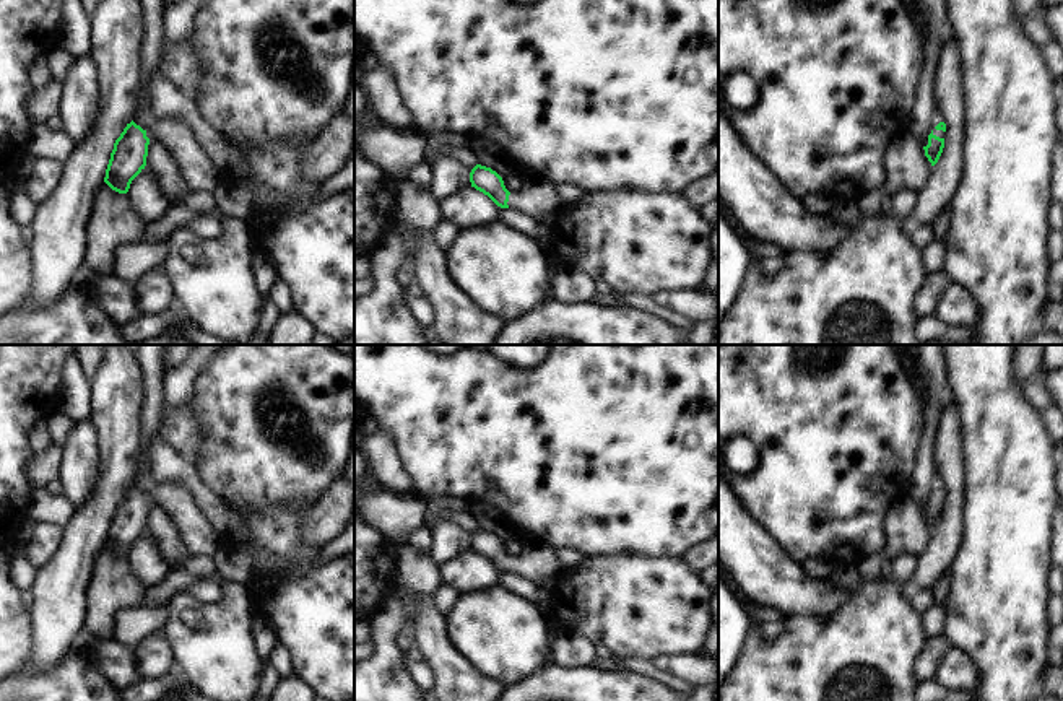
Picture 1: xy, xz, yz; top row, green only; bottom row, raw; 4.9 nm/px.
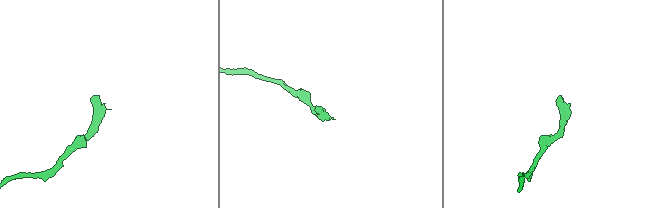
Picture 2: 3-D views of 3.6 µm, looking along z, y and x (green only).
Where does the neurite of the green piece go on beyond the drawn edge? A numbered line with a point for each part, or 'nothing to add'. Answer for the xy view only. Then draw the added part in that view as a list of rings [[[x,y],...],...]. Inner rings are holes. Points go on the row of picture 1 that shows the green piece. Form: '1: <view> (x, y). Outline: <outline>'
1: xy (197, 173). Outline: [[[176,117],[156,120],[146,130],[146,137],[158,142],[169,153],[189,190],[210,192],[218,185],[221,174],[198,148],[182,120]]]

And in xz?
1: xz (535, 199). Outline: [[[523,182],[520,190],[509,195],[507,205],[540,221],[546,213],[554,213],[559,202],[554,185],[546,182]]]

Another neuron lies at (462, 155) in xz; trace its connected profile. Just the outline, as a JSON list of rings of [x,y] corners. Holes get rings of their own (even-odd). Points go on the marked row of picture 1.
[[[440,145],[437,156],[447,156],[453,161],[460,163],[462,166],[473,169],[478,164],[476,156],[471,153],[468,145],[457,146],[457,145]]]

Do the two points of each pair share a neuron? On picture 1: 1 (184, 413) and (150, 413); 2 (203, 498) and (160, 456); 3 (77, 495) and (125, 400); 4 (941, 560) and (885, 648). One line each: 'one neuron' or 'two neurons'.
1: two neurons
2: one neuron
3: two neurons
4: two neurons

